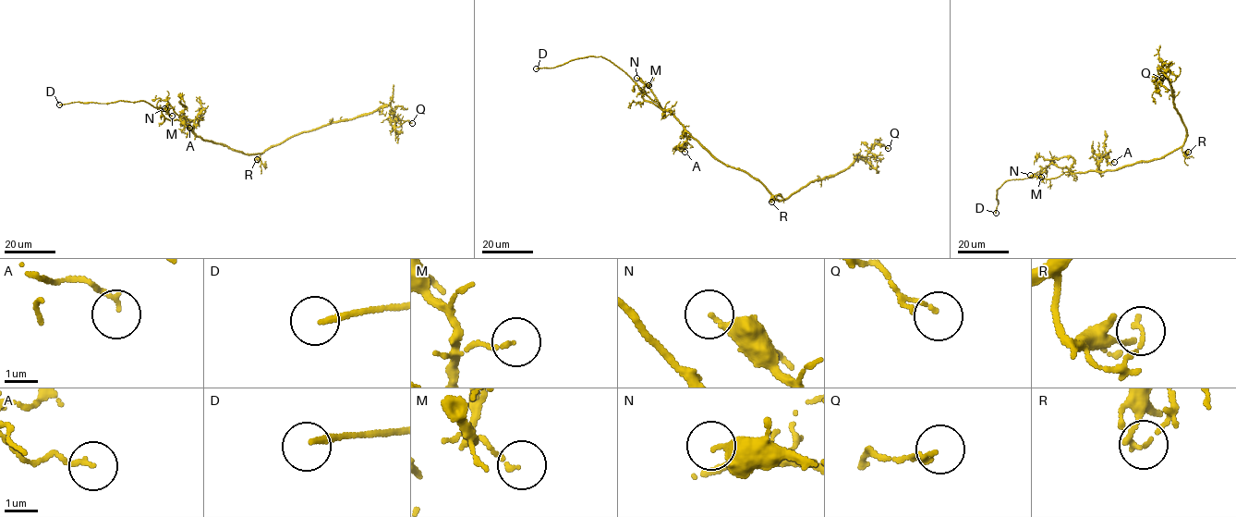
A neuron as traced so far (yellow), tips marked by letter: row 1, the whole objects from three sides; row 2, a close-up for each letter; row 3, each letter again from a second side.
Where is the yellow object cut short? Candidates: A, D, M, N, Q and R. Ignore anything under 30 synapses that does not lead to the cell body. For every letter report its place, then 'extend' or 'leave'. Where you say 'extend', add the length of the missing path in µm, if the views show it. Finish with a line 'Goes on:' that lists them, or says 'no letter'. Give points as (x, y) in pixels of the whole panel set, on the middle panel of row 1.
A: (684, 152) | leave
D: (536, 68) | extend | 5 µm
M: (648, 85) | leave
N: (636, 78) | leave
Q: (888, 148) | leave
R: (771, 202) | leave
Goes on: D

